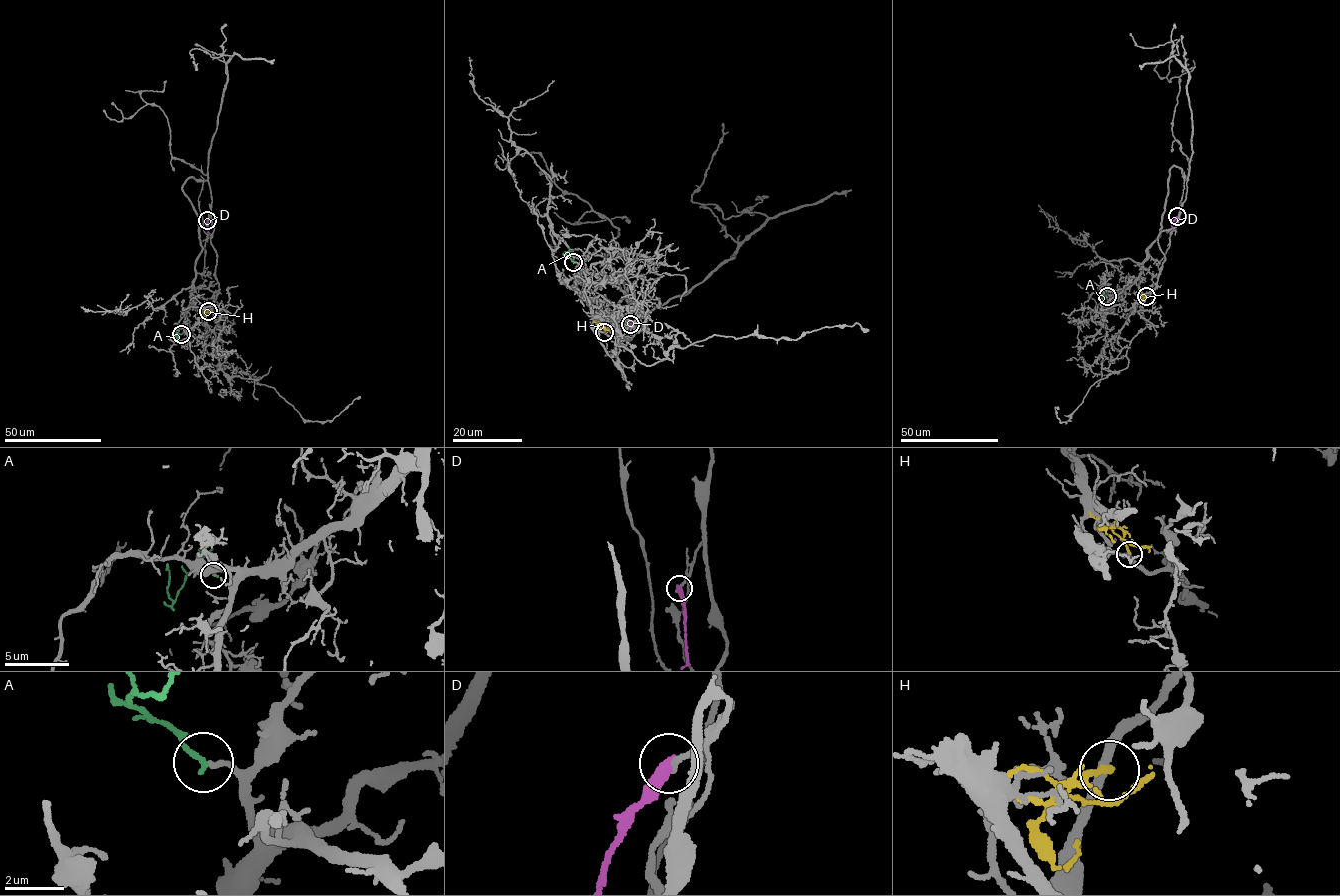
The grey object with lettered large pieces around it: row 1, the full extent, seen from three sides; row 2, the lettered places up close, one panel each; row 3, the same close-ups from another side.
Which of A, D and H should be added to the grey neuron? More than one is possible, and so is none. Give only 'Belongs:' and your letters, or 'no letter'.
Belongs: A

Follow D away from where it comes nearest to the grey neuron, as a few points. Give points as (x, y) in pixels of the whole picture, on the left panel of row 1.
D: (207, 220), (207, 233)

